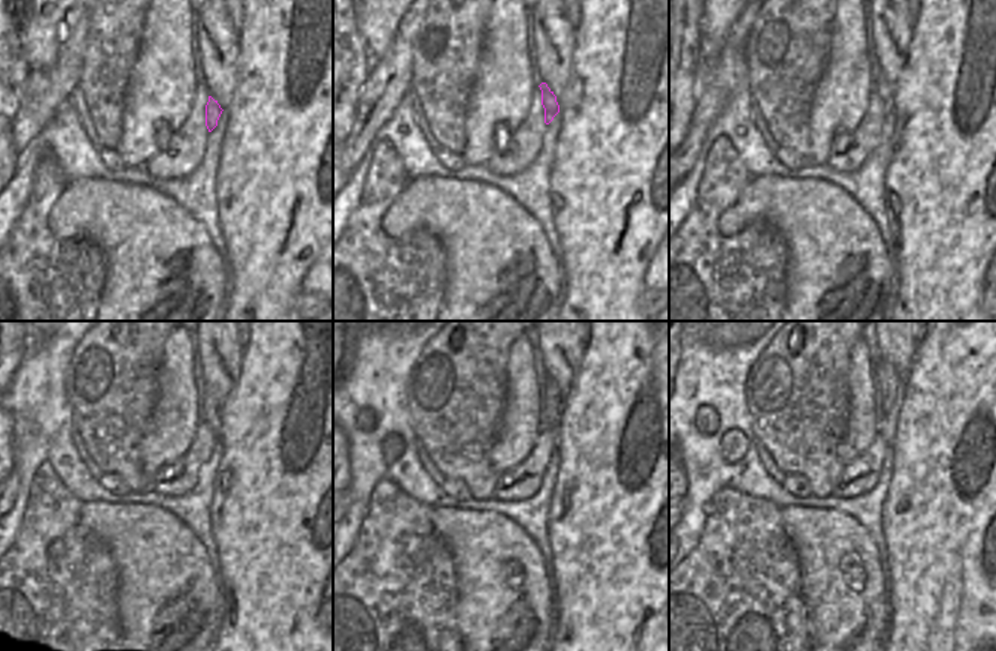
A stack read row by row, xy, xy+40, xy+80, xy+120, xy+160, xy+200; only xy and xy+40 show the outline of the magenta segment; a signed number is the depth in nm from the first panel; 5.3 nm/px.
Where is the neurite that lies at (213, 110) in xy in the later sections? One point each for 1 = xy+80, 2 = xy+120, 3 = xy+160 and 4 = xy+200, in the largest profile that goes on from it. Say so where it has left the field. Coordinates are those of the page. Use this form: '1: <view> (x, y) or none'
1: xy+80 (885, 90)
2: xy+120 (212, 413)
3: xy+160 (554, 402)
4: xy+200 (888, 381)

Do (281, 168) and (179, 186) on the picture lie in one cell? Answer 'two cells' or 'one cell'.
two cells

